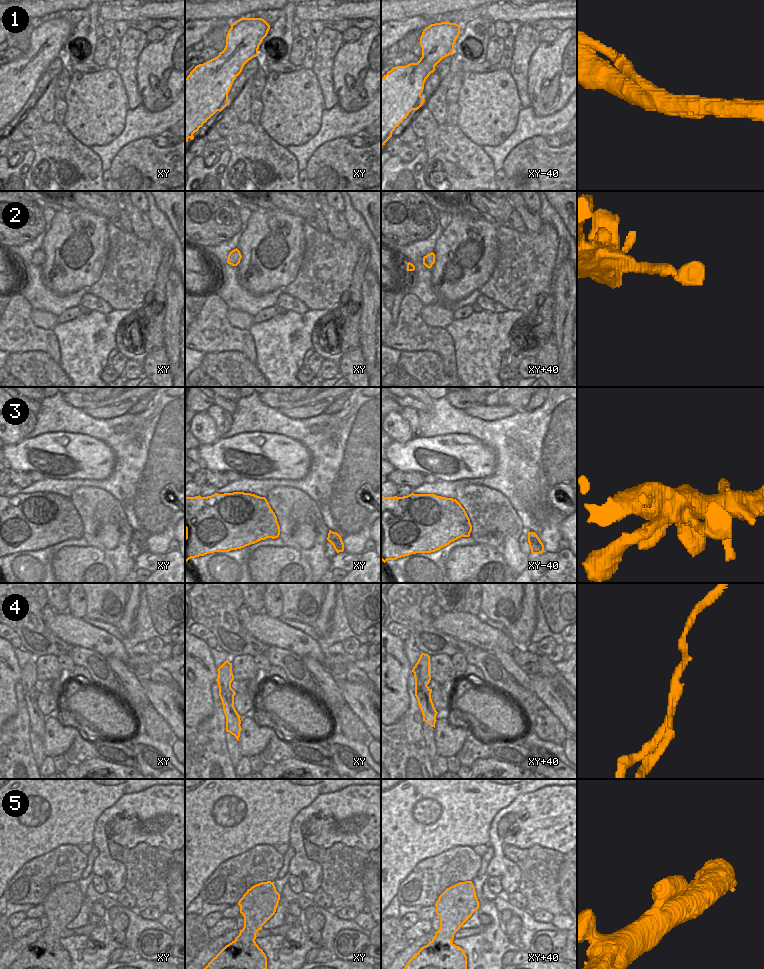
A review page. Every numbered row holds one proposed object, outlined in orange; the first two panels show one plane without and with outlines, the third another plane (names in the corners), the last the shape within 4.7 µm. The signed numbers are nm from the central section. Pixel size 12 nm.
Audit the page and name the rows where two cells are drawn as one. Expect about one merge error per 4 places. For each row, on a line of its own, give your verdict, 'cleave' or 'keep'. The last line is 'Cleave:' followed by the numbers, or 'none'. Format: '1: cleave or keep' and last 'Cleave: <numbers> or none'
1: keep
2: keep
3: keep
4: cleave
5: keep
Cleave: 4

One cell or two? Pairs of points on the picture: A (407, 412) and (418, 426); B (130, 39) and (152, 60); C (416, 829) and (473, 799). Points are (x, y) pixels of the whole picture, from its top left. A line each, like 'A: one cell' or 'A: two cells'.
A: one cell
B: two cells
C: one cell

